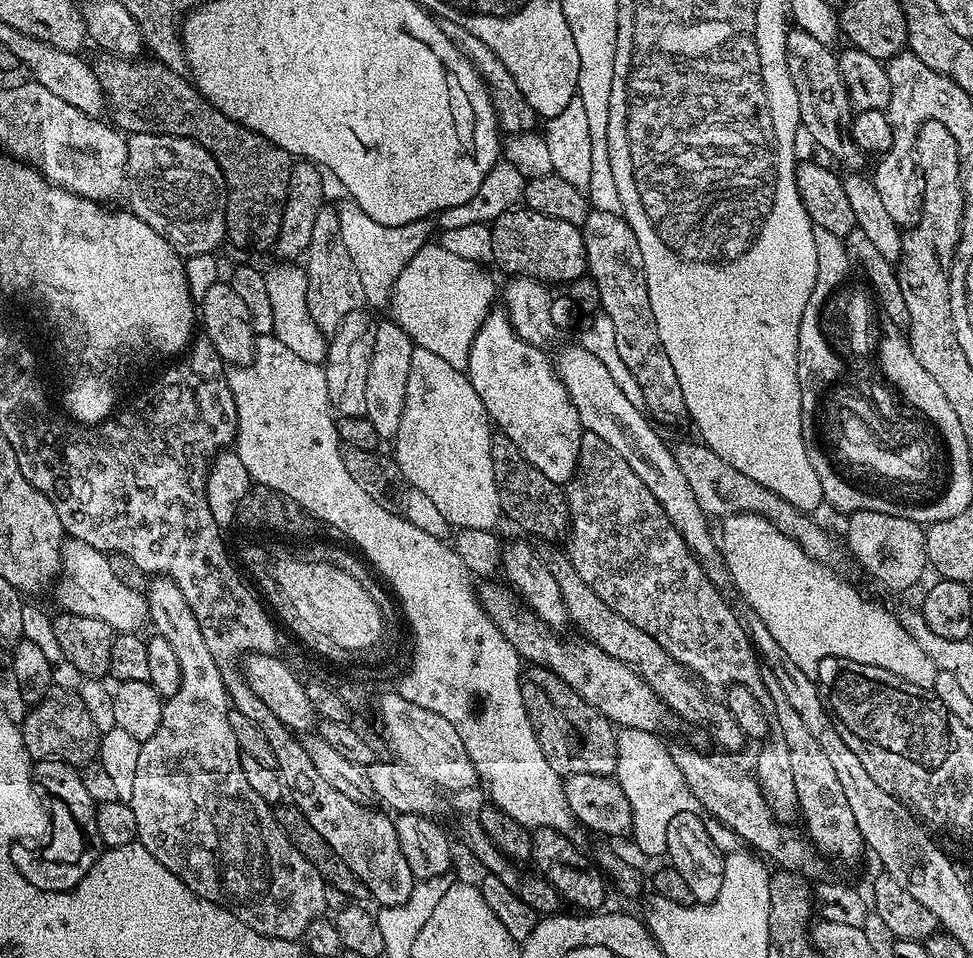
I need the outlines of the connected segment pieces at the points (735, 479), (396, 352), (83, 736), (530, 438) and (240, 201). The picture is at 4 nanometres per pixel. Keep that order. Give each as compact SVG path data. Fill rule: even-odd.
M702 442L696 444L680 444L672 448L672 454L678 462L678 470L686 476L686 482L690 482L690 490L694 498L698 498L698 506L709 518L729 518L738 516L743 512L753 512L755 516L766 518L782 534L794 541L810 559L817 564L831 565L836 556L836 548L832 540L812 521L813 517L807 512L799 512L790 502L786 502L774 490L766 490L754 478L746 478L742 470L734 470L730 462L722 462L714 450L710 450Z
M385 318L375 325L372 337L372 357L370 358L370 374L366 376L366 410L370 426L378 430L381 441L395 441L398 434L398 426L402 426L402 410L406 402L406 382L410 378L410 358L412 357L413 342L396 325L395 320Z
M53 685L39 703L33 705L21 724L23 744L28 756L37 760L61 760L80 768L97 759L100 749L100 733L85 703L76 692Z
M493 310L488 313L486 322L482 322L474 338L474 346L470 346L466 375L478 398L482 398L482 406L486 406L489 421L504 432L506 438L510 438L510 442L514 442L514 446L522 450L526 459L538 466L538 470L542 470L546 478L550 478L550 482L564 486L576 472L582 429L578 410L574 410L574 402L570 402L570 394L566 392L566 386L562 386L556 365L548 354L545 349L535 348L516 333L512 323L508 321L507 312Z
M120 57L104 58L100 64L97 63L96 71L99 78L99 84L102 86L106 99L106 108L111 120L111 123L119 130L126 134L132 135L134 133L142 134L158 134L159 136L181 136L187 140L193 140L198 146L202 146L214 158L214 162L218 162L218 166L222 170L222 178L224 179L224 187L228 194L228 205L226 206L226 230L228 235L226 237L227 243L233 244L236 248L245 248L248 252L264 252L275 245L278 238L278 230L282 222L282 210L286 206L286 194L290 190L290 170L294 163L293 157L288 155L286 150L282 150L278 146L274 146L274 142L270 142L266 138L262 138L262 134L258 134L254 130L250 130L246 126L242 126L238 122L234 122L230 118L226 118L226 114L222 114L222 110L218 110L200 93L199 88L187 75L170 70L164 64L159 62L151 62L146 64L143 60L124 60Z

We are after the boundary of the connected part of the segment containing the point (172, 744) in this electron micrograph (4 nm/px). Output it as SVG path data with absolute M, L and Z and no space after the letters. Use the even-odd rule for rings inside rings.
M156 576L148 581L146 599L151 627L156 627L155 635L166 638L178 657L180 685L173 696L164 700L158 730L141 743L130 803L137 823L139 847L145 848L164 871L177 876L195 896L222 906L246 928L277 942L299 941L306 926L321 919L328 908L322 874L286 838L276 821L273 805L258 798L250 782L246 782L238 738L230 730L228 691L222 682L220 667L214 662L214 654L210 654L206 638L202 638L198 618L194 618L190 604L182 598L182 590L178 590L169 576Z

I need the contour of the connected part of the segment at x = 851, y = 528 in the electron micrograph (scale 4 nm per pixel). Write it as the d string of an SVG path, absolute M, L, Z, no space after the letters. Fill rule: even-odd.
M858 510L847 517L848 548L852 556L877 580L888 588L912 588L924 576L924 568L929 567L926 546L924 545L925 529L915 524L910 518L898 518L894 514L882 514L878 510Z

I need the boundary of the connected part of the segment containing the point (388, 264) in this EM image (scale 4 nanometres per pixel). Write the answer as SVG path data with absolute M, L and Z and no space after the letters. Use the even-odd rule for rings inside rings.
M345 200L337 207L341 223L342 242L349 251L350 260L358 270L365 303L371 307L384 309L391 301L391 288L398 274L408 264L417 250L431 241L435 235L436 224L433 219L419 219L400 227L383 226L375 222L360 206L351 200ZM433 234L433 236L431 236Z

